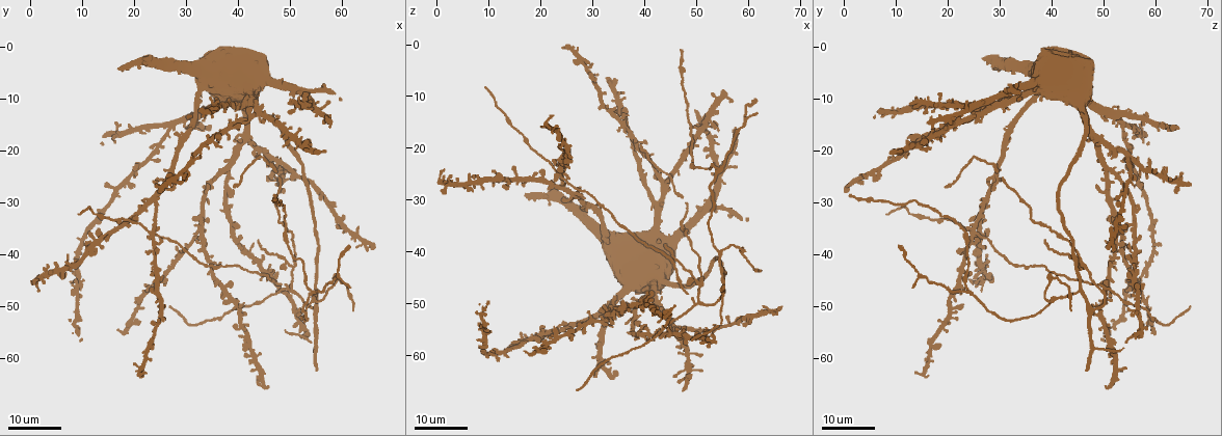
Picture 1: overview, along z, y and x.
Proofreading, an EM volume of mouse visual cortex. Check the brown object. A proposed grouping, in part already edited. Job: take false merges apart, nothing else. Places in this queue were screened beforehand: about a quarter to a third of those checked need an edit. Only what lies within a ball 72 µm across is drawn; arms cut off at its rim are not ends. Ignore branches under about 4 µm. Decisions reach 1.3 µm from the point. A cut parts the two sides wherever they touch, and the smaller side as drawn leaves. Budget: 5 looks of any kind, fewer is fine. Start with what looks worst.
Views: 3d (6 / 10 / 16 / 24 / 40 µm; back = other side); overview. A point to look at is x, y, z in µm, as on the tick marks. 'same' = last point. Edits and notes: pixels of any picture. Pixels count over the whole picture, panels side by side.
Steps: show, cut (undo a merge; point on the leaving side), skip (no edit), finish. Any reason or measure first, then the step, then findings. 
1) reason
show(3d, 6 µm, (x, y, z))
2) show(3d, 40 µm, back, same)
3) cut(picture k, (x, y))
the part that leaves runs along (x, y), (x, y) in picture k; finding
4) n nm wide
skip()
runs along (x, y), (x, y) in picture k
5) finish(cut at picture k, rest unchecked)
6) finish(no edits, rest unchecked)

branch point
show(3d, 16 µm, (54.5, 47.5, 24.0))

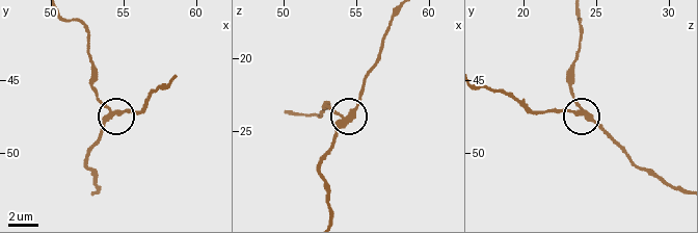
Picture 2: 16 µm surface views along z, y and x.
show(3d, 6 µm, (54.2, 47.2, 24.2))

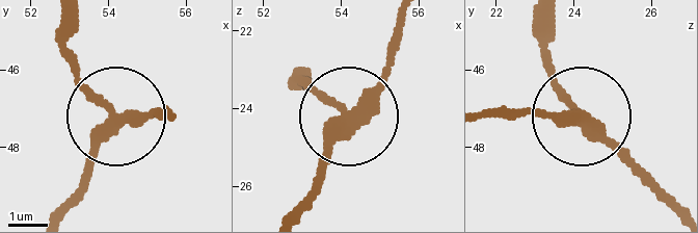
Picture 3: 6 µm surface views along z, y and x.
300 nm wide
skip()
one neuron here

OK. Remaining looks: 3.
show(3d, 16 µm, (50.5, 42.5, 46.0))

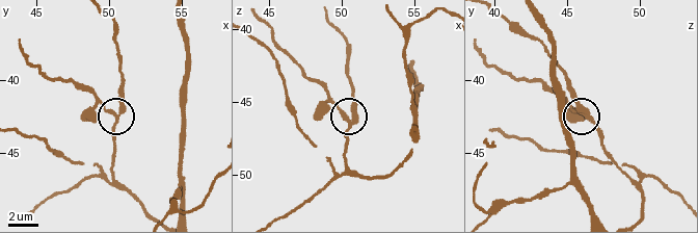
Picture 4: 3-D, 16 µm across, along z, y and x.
show(3d, 6 µm, (50.6, 42.2, 46.0))

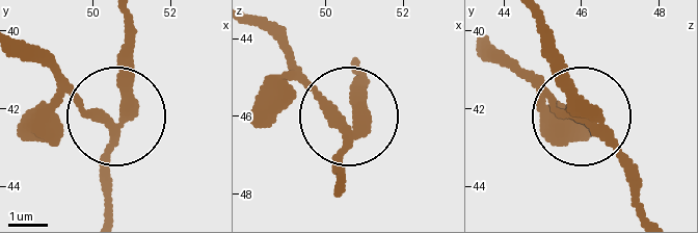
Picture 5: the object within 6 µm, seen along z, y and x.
other side
show(3d, 6 µm, back, (50.60, 42.20, 46.10))

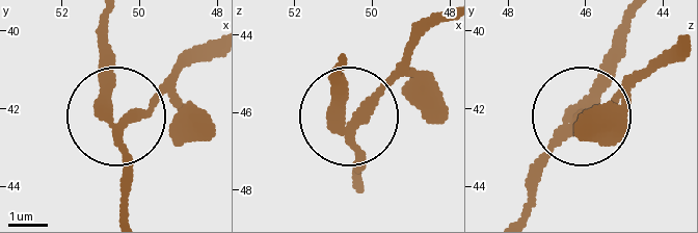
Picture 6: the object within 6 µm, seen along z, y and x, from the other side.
side arm 12 µm
cut(picture 6, (175, 145))
the part that leaves runs along (128, 123), (207, 56) in picture 6; a second neuron is stuck on

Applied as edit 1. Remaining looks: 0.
finish(cut at picture 6, rest unchecked)

